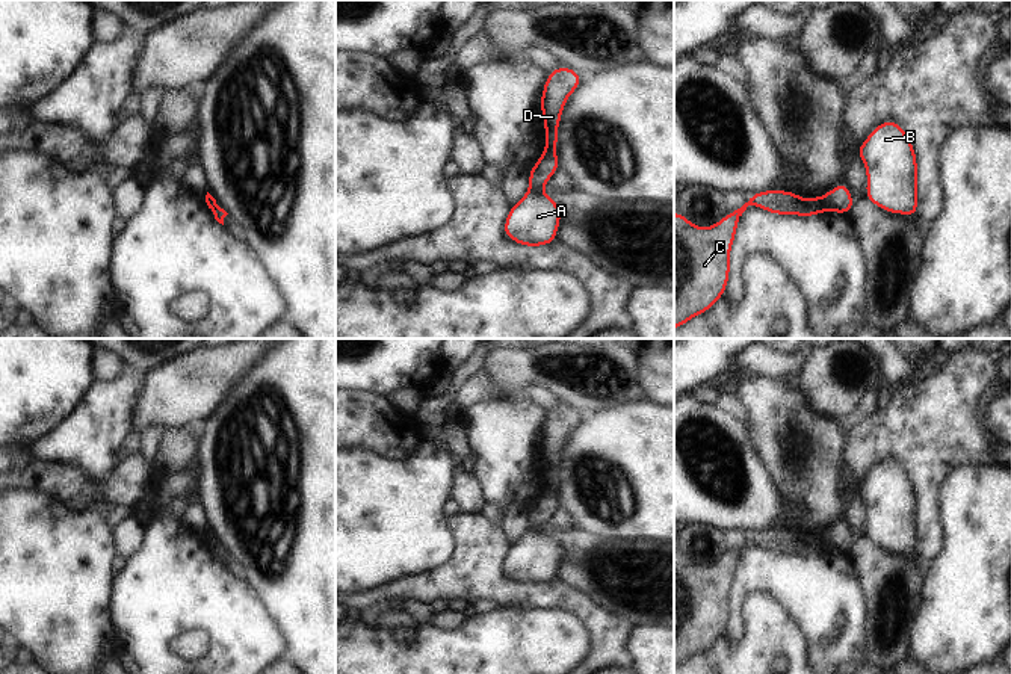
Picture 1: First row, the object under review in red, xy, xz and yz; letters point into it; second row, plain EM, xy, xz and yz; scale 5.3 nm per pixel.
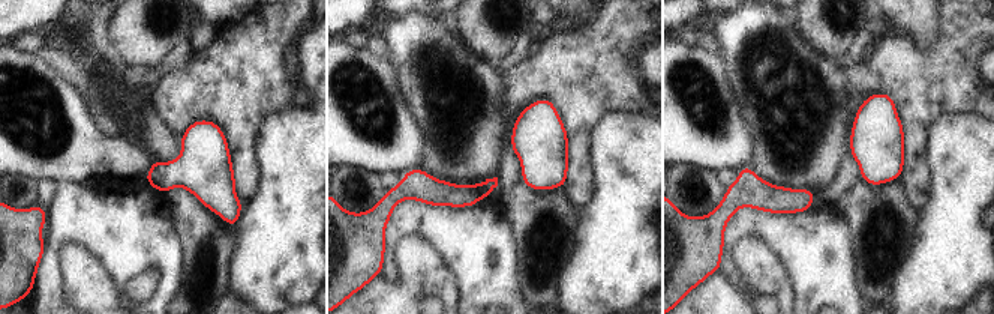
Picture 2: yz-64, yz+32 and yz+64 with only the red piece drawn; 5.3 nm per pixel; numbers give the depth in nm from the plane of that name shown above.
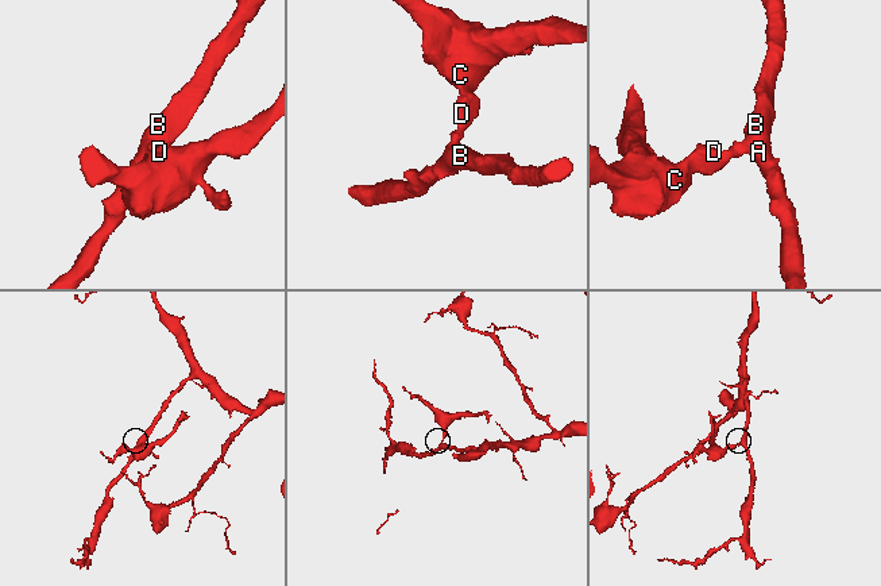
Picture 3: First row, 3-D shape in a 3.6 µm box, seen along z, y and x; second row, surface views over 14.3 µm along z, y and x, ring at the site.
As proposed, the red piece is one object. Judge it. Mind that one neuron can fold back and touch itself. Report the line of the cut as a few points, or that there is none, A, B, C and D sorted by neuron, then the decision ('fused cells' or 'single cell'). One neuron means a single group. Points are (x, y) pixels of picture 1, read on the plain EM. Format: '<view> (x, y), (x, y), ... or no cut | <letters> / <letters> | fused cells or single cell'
yz (822, 537), (825, 549) | A B / C D | fused cells

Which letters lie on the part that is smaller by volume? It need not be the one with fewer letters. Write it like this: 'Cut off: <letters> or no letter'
Cut off: C, D

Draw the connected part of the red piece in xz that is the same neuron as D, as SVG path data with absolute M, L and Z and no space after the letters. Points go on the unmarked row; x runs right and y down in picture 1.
M559 405L550 410L540 440L546 468L546 488L556 488L559 482L556 471L559 468L562 449L567 437L579 426L580 420L582 413L568 405Z

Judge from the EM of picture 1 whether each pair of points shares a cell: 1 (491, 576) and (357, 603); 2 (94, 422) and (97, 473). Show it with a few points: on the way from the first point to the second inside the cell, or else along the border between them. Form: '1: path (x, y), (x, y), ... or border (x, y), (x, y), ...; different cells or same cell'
1: path (458, 578), (439, 585), (401, 588), (390, 593); same cell
2: path (94, 434), (94, 455), (97, 461); same cell

